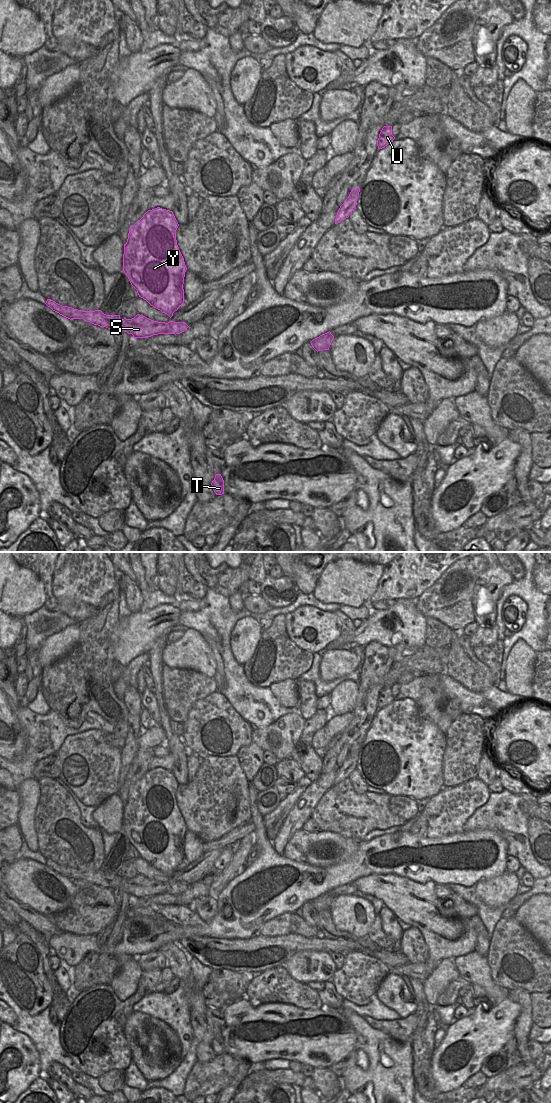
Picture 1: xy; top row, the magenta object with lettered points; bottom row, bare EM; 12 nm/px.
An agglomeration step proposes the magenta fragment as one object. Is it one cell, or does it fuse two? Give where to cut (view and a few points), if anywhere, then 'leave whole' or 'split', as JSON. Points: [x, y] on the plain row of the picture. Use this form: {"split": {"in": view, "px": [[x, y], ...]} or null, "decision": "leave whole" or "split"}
{"split": {"in": "xy", "px": [[168, 882], [168, 888], [163, 893]]}, "decision": "split"}

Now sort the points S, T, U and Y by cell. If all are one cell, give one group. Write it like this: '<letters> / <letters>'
S T U / Y

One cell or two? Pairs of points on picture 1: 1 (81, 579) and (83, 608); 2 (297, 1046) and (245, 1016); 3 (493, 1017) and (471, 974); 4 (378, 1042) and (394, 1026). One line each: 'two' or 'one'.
1: two
2: one
3: two
4: two

